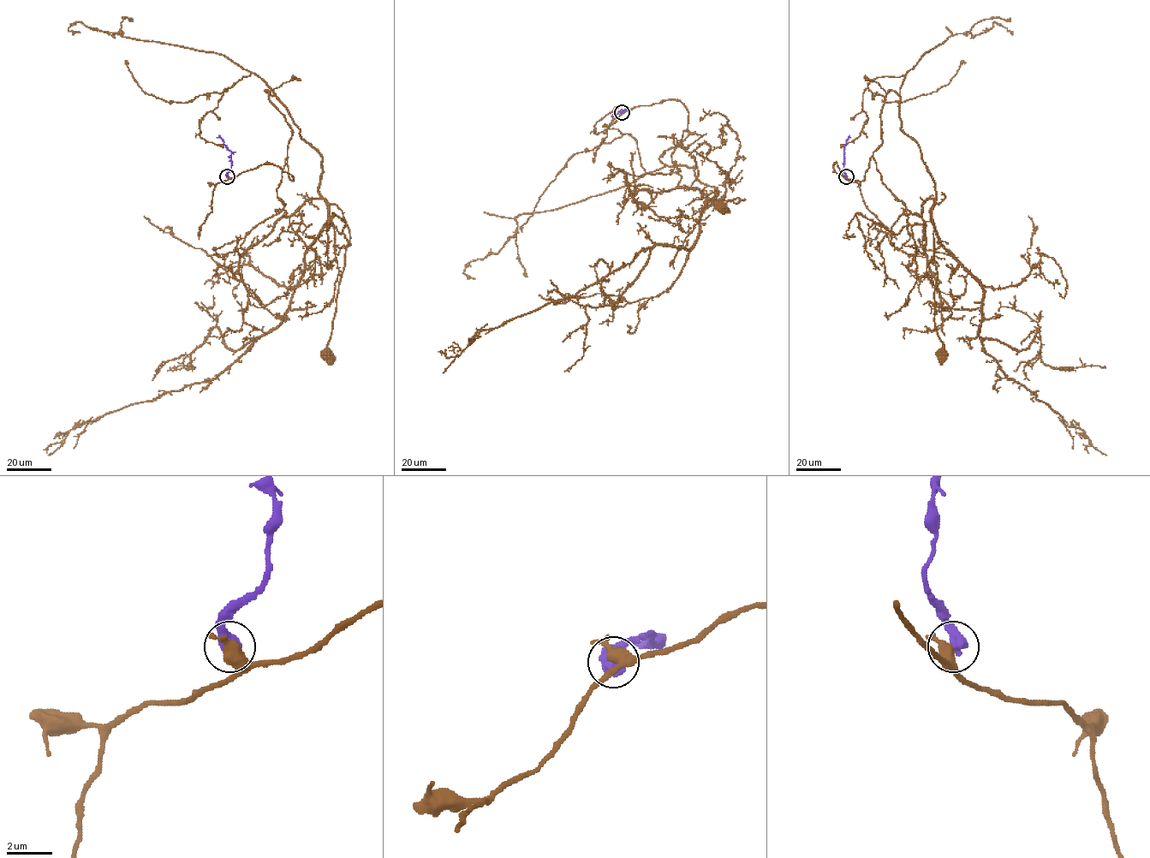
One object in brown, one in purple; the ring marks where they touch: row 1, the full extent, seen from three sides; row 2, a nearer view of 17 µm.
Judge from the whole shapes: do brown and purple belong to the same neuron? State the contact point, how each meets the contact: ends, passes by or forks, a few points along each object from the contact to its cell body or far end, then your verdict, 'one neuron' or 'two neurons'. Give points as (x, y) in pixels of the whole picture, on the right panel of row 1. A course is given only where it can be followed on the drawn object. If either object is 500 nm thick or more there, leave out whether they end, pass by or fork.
at (846, 176); brown runs (846, 176), (833, 164), (863, 181), (872, 157), (911, 213), (934, 199), (944, 354); purple runs (846, 176), (843, 169), (843, 151), (846, 140), (850, 137); two neurons

